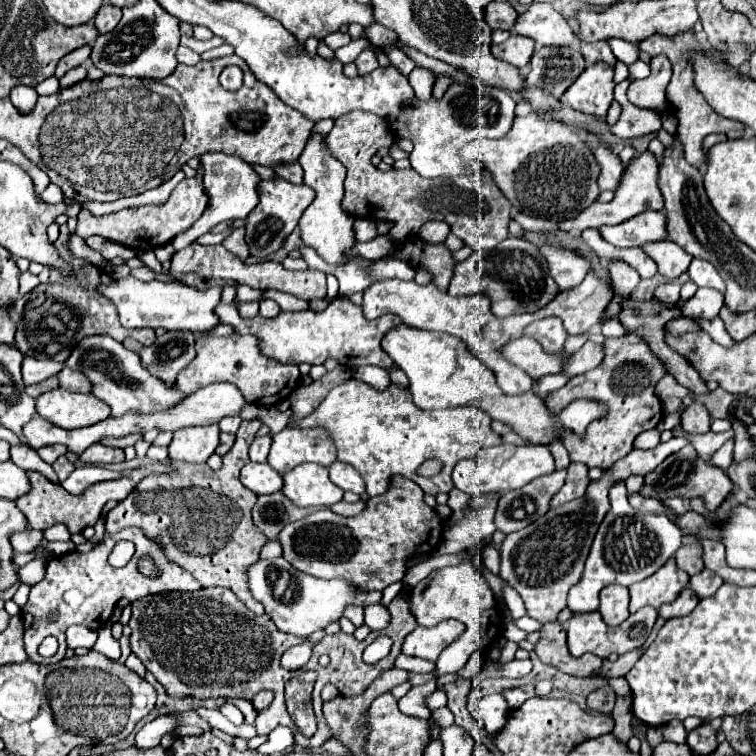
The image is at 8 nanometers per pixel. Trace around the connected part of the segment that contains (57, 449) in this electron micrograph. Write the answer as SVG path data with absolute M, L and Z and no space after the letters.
M49 445L49 447L41 447L37 453L41 455L43 461L53 463L59 455L65 455L67 453L67 447L65 445Z

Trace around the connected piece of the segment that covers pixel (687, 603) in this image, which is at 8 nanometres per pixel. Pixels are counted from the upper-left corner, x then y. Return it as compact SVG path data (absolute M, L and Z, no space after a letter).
M683 589L681 595L673 601L673 603L667 603L667 605L661 605L659 609L659 615L663 619L675 619L675 617L685 617L689 615L695 605L699 603L699 599L695 597L695 593L691 589Z

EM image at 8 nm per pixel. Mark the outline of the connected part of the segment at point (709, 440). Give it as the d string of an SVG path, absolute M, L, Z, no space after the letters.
M679 423L673 427L673 435L685 437L685 439L695 447L695 451L699 453L699 457L709 463L711 457L713 457L713 453L715 453L727 439L733 437L733 431L725 431L725 433L713 433L713 431L709 431L707 435L689 435L689 433L683 431L683 427L681 427L681 423Z

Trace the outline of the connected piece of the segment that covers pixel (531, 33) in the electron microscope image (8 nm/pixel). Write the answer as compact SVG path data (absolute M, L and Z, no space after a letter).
M533 3L519 15L515 31L543 45L571 45L577 37L571 25L549 3Z

